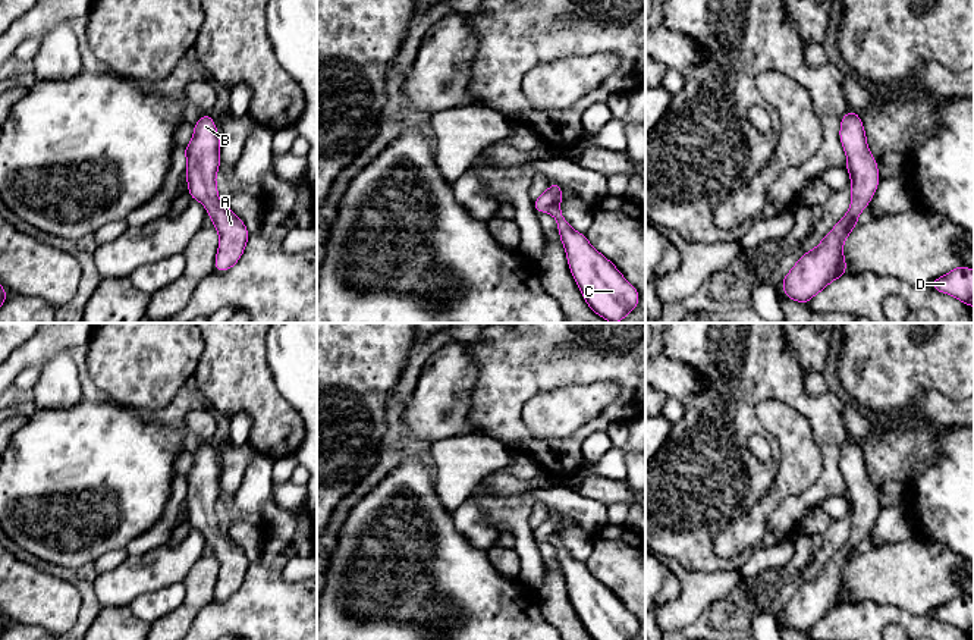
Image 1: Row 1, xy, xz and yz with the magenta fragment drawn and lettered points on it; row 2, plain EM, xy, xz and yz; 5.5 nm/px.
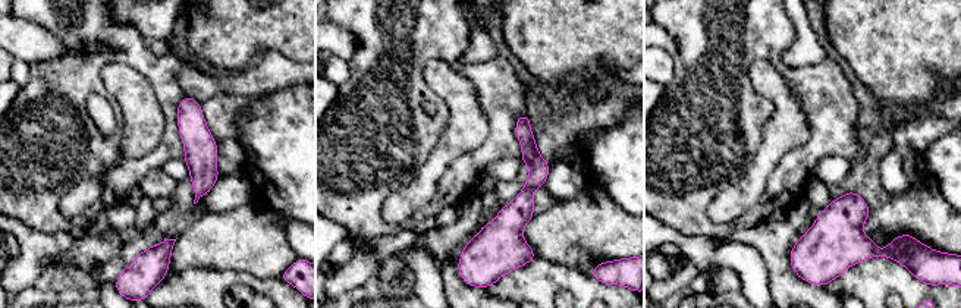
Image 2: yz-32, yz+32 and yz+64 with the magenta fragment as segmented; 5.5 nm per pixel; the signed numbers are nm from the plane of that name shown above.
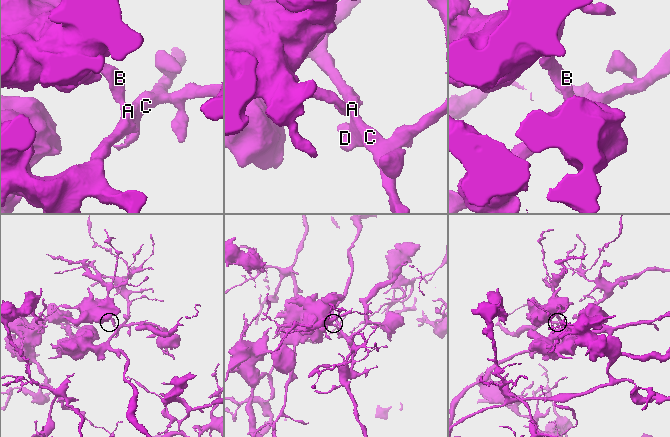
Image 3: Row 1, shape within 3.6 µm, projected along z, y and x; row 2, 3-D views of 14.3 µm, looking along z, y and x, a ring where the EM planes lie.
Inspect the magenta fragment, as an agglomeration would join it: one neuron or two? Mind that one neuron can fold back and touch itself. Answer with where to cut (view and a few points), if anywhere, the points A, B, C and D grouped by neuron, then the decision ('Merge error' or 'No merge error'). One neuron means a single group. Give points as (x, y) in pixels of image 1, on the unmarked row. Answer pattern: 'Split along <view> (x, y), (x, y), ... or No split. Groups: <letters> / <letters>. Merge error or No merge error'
No split. Groups: A B C D. No merge error

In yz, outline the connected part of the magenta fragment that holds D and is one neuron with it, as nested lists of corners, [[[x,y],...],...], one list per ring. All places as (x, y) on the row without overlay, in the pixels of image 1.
[[[965,593],[934,608],[930,615],[937,621],[955,625],[968,636],[974,636],[974,600]]]

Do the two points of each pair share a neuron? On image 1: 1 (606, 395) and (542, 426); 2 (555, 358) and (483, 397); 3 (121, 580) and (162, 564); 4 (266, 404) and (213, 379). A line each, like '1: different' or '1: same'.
1: same
2: same
3: same
4: same

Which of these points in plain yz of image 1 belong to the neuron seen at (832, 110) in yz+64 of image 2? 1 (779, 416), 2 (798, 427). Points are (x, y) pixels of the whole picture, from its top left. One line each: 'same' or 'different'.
1: different
2: different

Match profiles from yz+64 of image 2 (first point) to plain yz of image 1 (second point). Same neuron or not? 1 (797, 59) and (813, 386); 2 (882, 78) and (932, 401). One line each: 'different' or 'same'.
1: same
2: different

